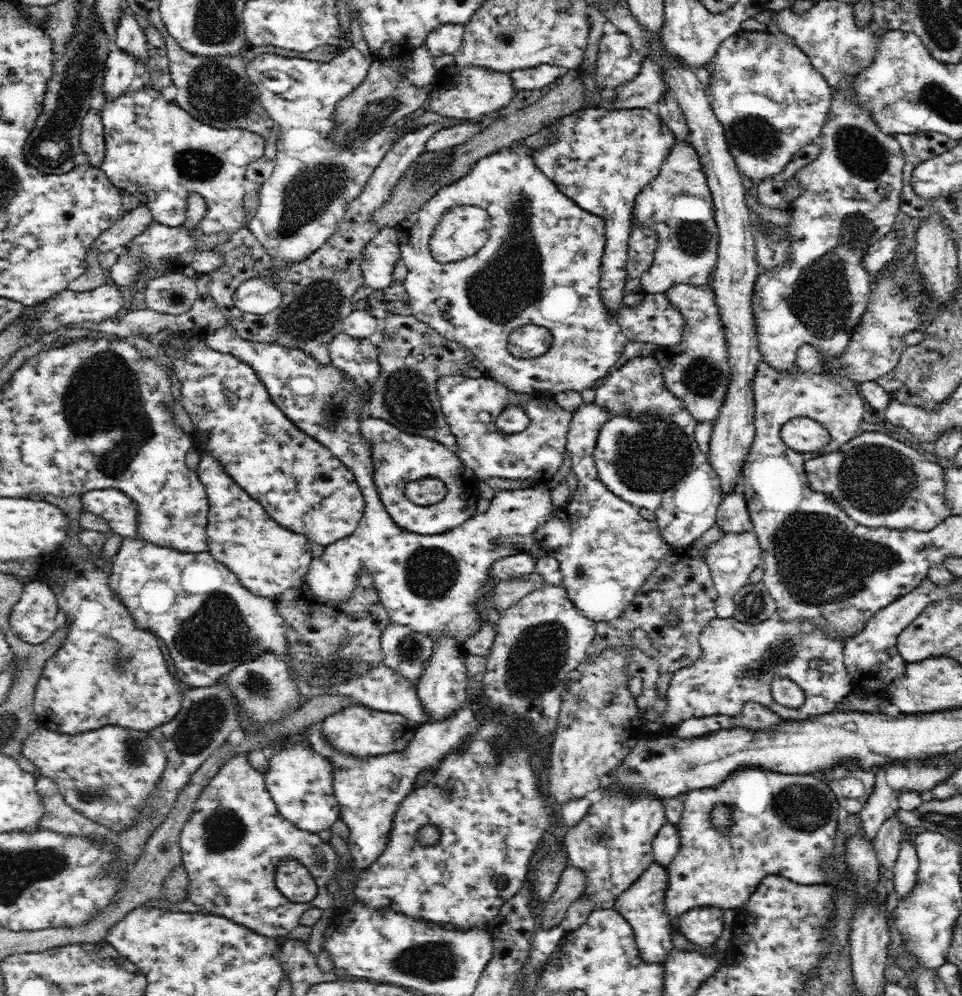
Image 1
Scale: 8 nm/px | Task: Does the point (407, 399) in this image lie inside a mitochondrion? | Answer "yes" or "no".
yes

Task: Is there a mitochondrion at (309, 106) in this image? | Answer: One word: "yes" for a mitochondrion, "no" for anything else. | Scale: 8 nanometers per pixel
no

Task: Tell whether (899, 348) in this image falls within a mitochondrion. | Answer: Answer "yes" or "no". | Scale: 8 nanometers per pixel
no

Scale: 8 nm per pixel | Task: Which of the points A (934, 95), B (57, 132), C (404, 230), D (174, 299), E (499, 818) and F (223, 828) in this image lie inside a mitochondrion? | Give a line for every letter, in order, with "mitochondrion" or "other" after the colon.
A: mitochondrion
B: mitochondrion
C: other
D: mitochondrion
E: other
F: mitochondrion

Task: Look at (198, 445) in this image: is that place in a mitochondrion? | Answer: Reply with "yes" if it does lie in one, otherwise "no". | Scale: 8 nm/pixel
no

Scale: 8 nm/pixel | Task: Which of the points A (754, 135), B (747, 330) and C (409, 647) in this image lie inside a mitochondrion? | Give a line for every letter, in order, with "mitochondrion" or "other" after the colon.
A: mitochondrion
B: other
C: mitochondrion

